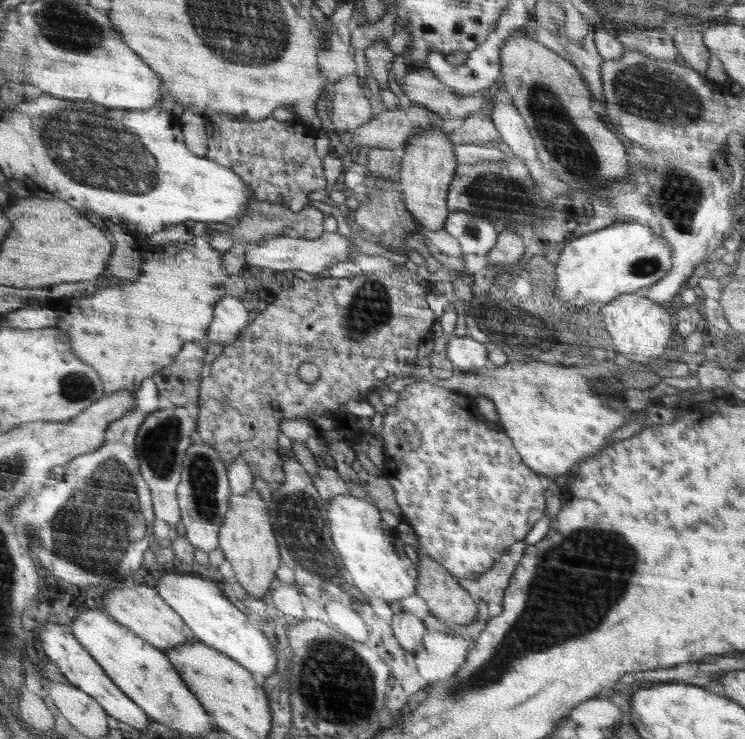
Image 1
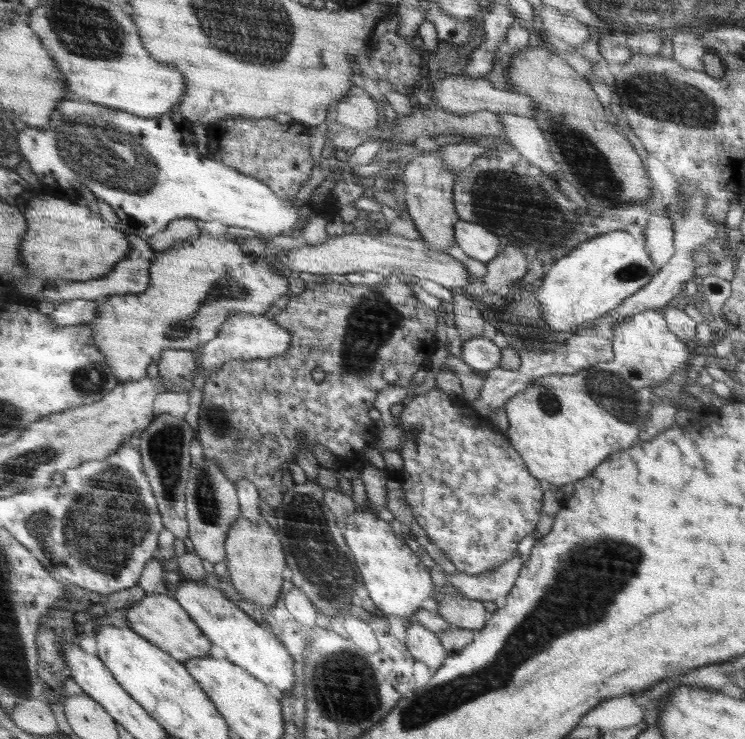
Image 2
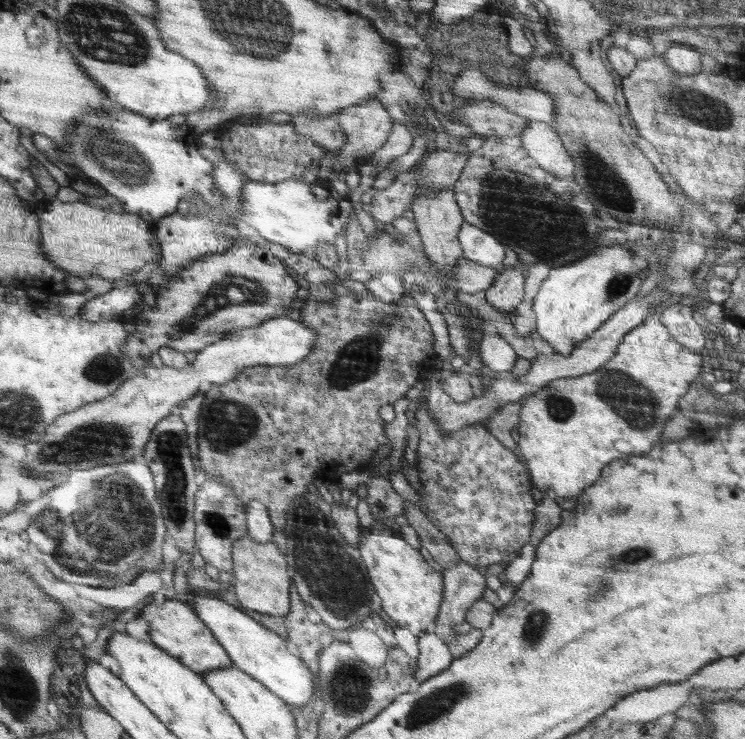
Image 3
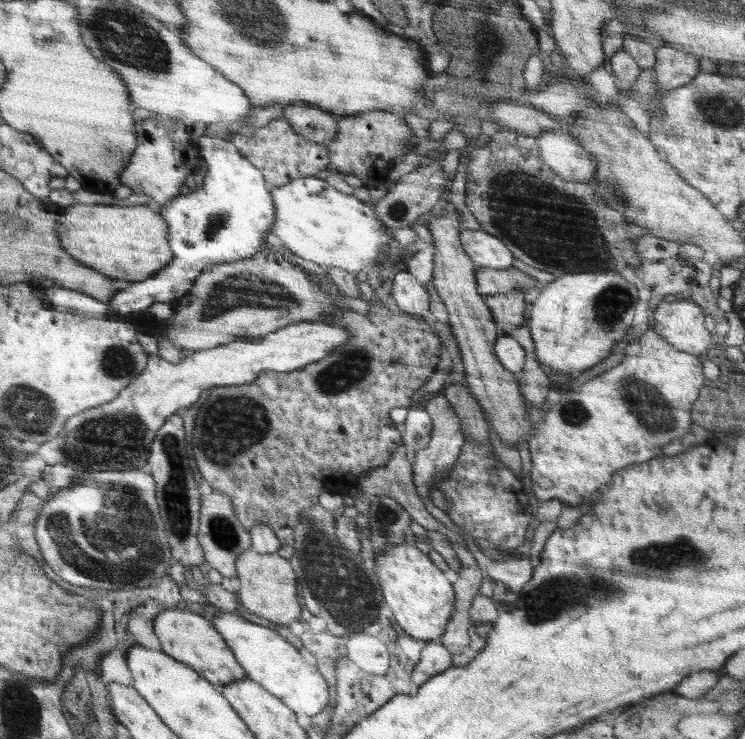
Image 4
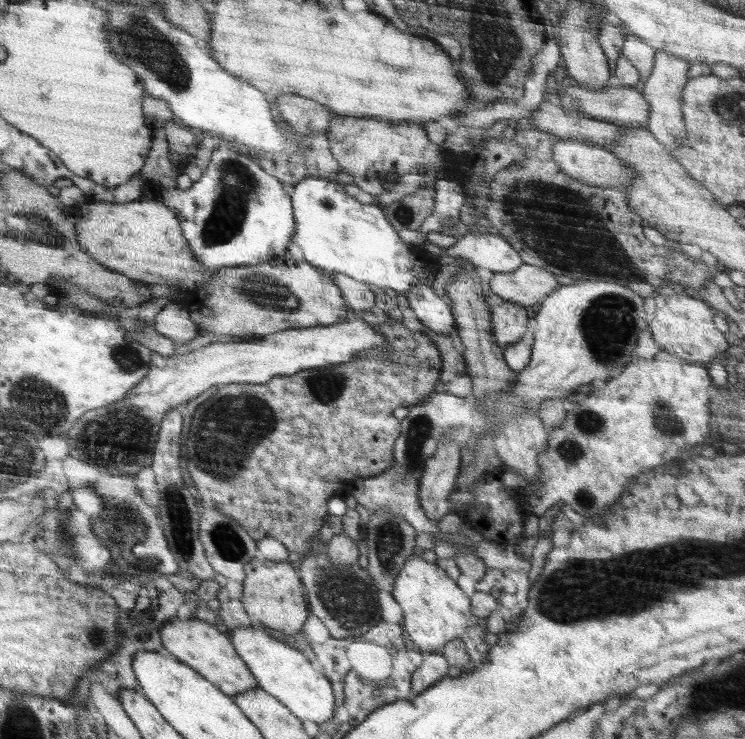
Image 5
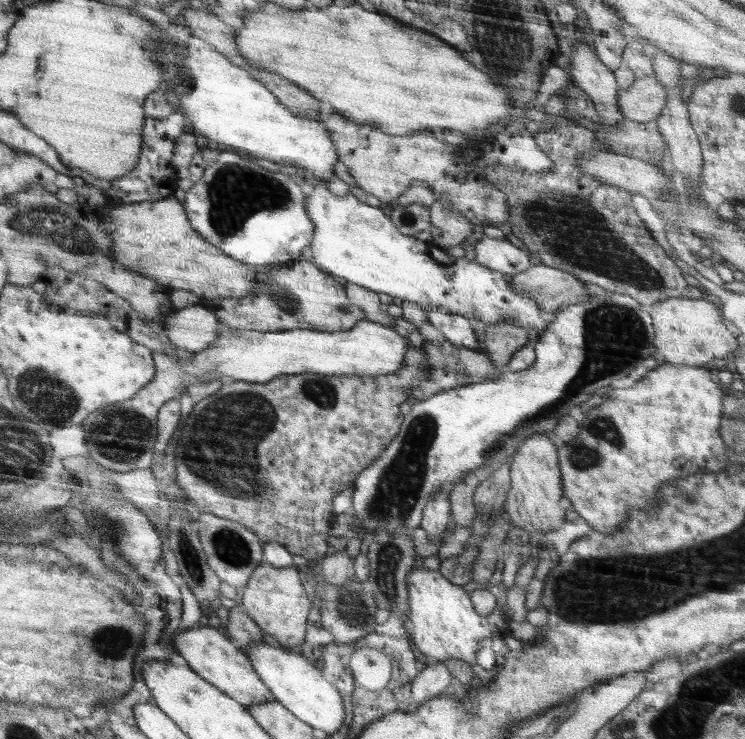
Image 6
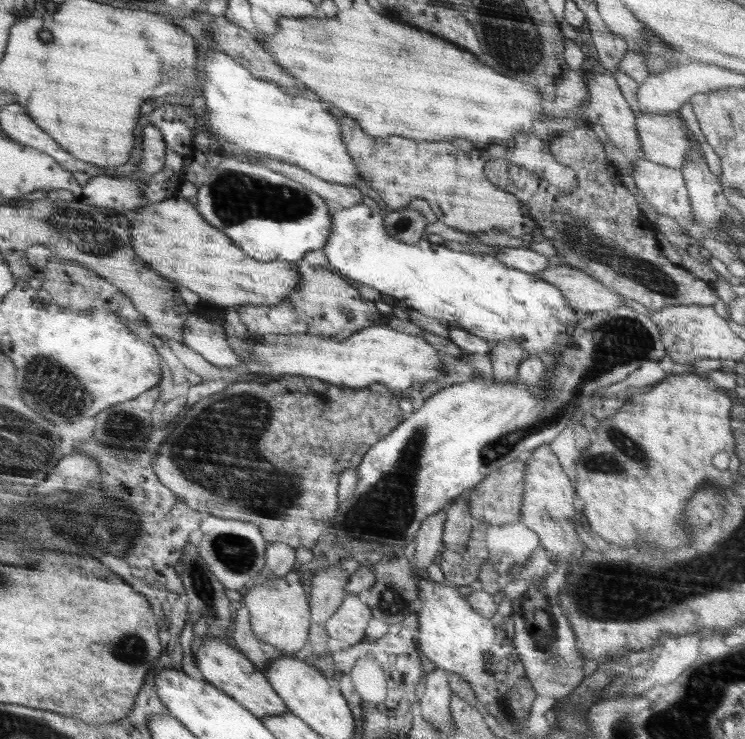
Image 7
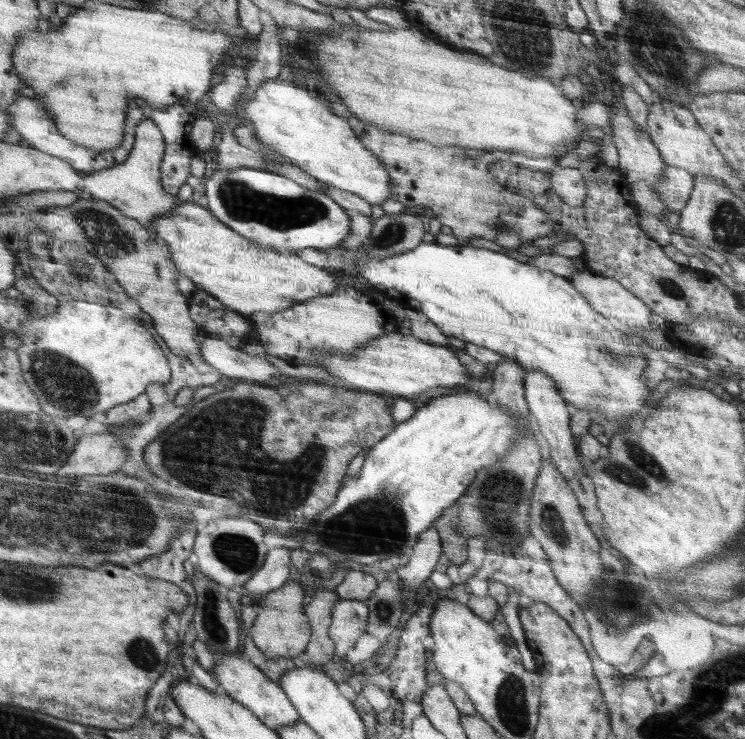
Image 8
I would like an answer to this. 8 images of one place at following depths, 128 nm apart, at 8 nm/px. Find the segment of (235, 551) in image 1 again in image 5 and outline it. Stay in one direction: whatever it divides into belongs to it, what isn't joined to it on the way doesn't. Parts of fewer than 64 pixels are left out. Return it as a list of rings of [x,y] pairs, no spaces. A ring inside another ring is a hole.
[[[261,558],[252,559],[248,564],[248,578],[244,578],[242,585],[243,594],[239,599],[256,624],[296,636],[296,632],[308,618],[308,606],[304,602],[304,592],[307,590],[304,590],[296,570],[288,564],[288,560],[276,562]]]

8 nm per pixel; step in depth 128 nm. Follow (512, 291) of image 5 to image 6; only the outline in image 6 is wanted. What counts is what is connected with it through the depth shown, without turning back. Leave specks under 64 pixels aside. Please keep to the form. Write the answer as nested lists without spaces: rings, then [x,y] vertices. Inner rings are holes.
[[[542,263],[532,265],[511,278],[515,292],[537,302],[544,318],[551,317],[562,305],[583,303],[590,296],[585,283],[567,271]]]

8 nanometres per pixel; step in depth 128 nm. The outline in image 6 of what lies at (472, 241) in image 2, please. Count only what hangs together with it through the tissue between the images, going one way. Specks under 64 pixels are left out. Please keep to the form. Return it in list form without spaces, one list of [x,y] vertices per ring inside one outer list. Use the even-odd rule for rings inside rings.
[[[483,236],[474,244],[474,260],[502,274],[518,274],[533,264],[529,254],[516,248],[514,242],[506,242]]]

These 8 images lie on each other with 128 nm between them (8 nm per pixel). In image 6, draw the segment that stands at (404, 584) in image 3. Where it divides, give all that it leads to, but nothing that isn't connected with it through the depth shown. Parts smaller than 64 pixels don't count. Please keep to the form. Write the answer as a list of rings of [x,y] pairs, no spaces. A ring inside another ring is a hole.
[[[414,566],[406,583],[409,604],[407,617],[414,626],[411,636],[418,650],[432,661],[446,662],[449,658],[466,661],[472,667],[477,683],[484,686],[494,681],[510,653],[504,642],[505,636],[511,634],[506,628],[506,621],[510,619],[506,613],[508,608],[500,607],[488,616],[481,615],[475,610],[474,603],[464,589],[446,580],[439,570],[430,570],[423,566]],[[486,646],[494,651],[496,657],[495,667],[490,670],[476,663],[476,652]]]

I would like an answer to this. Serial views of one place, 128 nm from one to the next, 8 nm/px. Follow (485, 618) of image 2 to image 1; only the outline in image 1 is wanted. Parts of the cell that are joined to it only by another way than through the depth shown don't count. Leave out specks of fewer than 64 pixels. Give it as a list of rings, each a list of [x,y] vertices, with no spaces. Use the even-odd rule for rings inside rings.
[[[422,550],[416,551],[418,563],[415,564],[415,567],[420,572],[420,580],[415,593],[424,599],[430,609],[430,614],[440,620],[449,620],[459,625],[472,622],[478,612],[477,601],[469,594],[468,590],[460,586],[460,583],[451,575],[451,571],[447,567],[424,554]]]

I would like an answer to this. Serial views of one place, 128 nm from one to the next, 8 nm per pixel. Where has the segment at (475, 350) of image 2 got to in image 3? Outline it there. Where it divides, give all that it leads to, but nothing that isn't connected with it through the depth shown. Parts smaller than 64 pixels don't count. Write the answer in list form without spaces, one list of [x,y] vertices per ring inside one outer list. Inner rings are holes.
[[[486,336],[477,346],[479,360],[494,374],[511,370],[518,356],[512,346],[500,336]]]

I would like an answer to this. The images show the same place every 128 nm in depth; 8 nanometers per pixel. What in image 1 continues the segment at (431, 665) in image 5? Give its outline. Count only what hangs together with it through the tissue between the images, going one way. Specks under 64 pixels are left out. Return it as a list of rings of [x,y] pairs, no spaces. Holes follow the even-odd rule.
[[[396,606],[391,618],[391,627],[399,645],[409,653],[416,654],[417,650],[423,647],[423,636],[427,631],[423,619]]]

